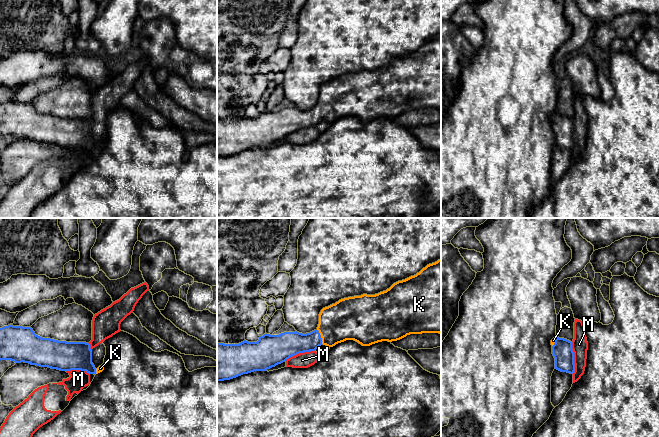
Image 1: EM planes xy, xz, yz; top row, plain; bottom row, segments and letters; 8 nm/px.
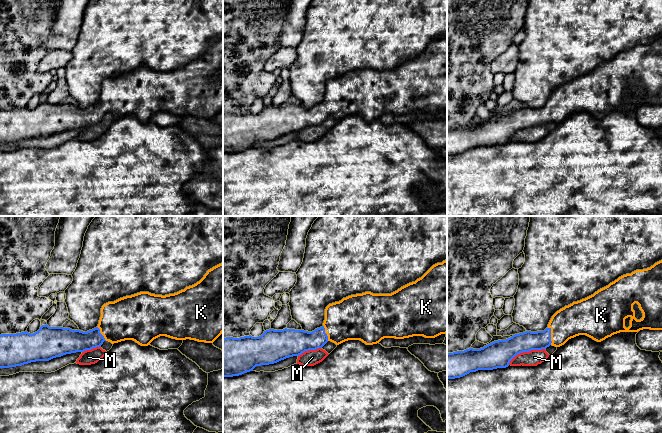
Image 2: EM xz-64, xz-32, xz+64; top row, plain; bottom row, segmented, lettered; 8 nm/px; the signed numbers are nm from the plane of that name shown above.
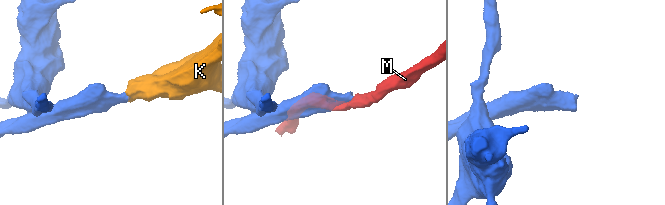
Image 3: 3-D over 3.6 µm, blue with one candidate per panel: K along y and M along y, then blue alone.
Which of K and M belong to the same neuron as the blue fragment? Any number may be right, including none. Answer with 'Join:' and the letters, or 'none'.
Join: K

